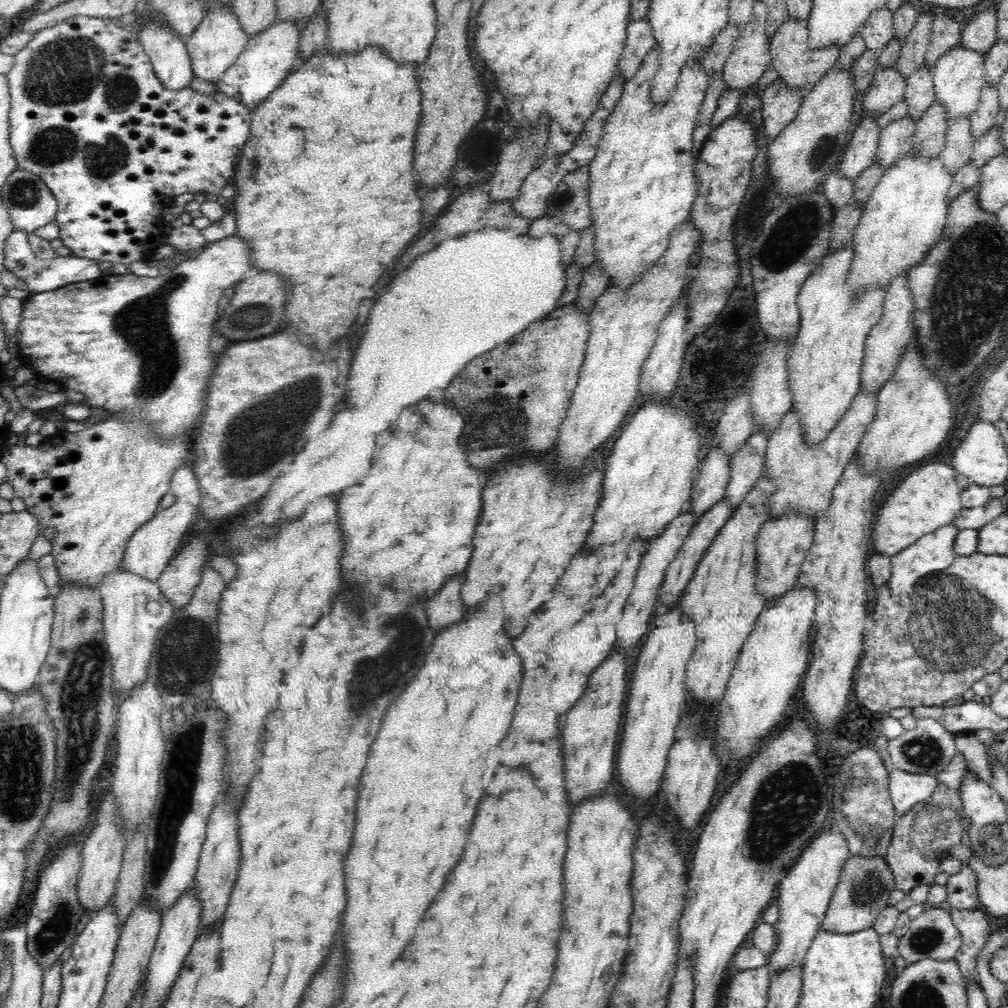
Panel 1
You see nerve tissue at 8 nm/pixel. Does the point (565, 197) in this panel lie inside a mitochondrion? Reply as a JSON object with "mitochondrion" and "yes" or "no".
{"mitochondrion":"yes"}

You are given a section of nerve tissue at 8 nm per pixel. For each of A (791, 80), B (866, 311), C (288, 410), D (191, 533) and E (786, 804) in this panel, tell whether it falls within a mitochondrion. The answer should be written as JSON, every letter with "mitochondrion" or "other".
{"A":"other","B":"other","C":"mitochondrion","D":"other","E":"mitochondrion"}

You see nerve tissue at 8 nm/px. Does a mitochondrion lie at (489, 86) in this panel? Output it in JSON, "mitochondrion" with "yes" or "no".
{"mitochondrion":"no"}

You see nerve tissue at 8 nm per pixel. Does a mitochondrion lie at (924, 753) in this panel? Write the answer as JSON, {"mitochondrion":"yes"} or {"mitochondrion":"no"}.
{"mitochondrion":"yes"}

